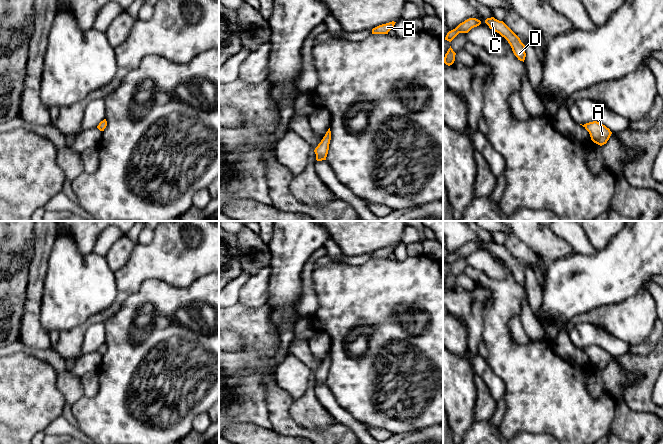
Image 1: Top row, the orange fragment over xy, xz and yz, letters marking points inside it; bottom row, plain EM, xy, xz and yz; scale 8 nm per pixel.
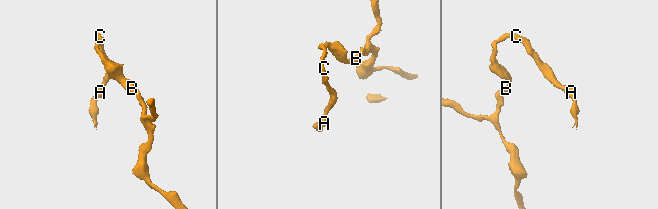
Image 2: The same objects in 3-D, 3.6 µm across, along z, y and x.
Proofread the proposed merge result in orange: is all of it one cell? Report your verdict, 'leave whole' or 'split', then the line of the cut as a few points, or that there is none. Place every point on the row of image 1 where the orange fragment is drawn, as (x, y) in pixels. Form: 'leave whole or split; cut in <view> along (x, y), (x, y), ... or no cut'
leave whole; no cut

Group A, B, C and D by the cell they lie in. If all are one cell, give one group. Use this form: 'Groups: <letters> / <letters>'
Groups: A B C D

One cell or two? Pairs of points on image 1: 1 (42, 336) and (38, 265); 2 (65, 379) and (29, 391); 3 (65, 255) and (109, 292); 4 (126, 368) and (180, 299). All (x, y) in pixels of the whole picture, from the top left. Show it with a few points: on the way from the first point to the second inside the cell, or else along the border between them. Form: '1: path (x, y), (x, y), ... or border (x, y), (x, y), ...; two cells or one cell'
1: path (33, 318), (35, 283); one cell
2: border (56, 373), (56, 387), (66, 403); two cells
3: path (76, 266), (98, 288); one cell
4: path (144, 350), (162, 332), (162, 315); one cell

